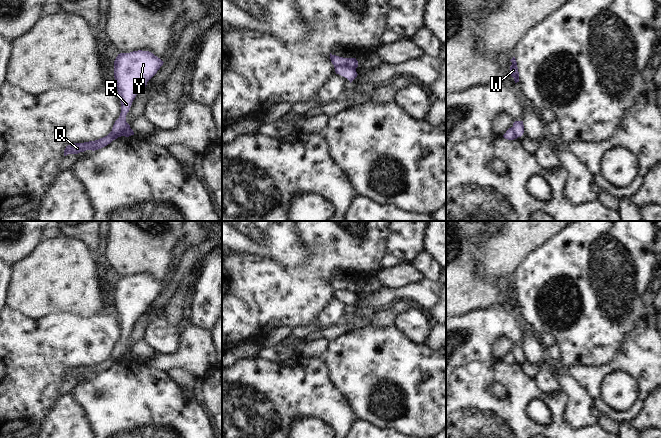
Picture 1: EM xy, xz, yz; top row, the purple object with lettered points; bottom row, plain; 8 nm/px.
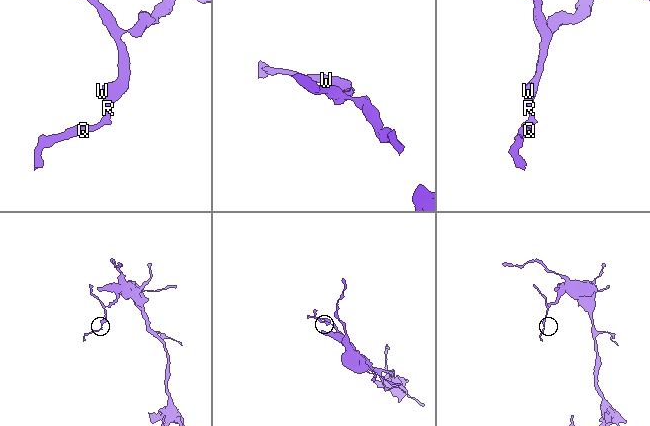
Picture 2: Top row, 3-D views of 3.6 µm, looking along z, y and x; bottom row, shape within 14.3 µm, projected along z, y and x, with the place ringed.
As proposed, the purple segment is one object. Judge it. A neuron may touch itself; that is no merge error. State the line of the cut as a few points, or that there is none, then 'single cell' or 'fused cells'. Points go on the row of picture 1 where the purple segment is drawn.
xz (335, 68), (348, 67), (355, 70) | fused cells

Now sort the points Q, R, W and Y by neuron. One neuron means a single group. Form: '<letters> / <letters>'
Q / R W Y

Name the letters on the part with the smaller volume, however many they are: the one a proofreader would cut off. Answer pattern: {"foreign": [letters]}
{"foreign": ["Q"]}

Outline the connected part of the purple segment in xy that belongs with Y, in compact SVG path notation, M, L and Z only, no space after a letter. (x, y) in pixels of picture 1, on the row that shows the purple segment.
M138 50L118 54L114 61L114 78L121 102L121 113L113 125L113 131L121 132L130 127L126 122L126 115L133 100L163 63L149 51Z

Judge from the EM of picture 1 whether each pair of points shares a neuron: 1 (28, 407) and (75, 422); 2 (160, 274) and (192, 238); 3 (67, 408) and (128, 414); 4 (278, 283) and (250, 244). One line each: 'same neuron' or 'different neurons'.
1: different neurons
2: different neurons
3: different neurons
4: different neurons

